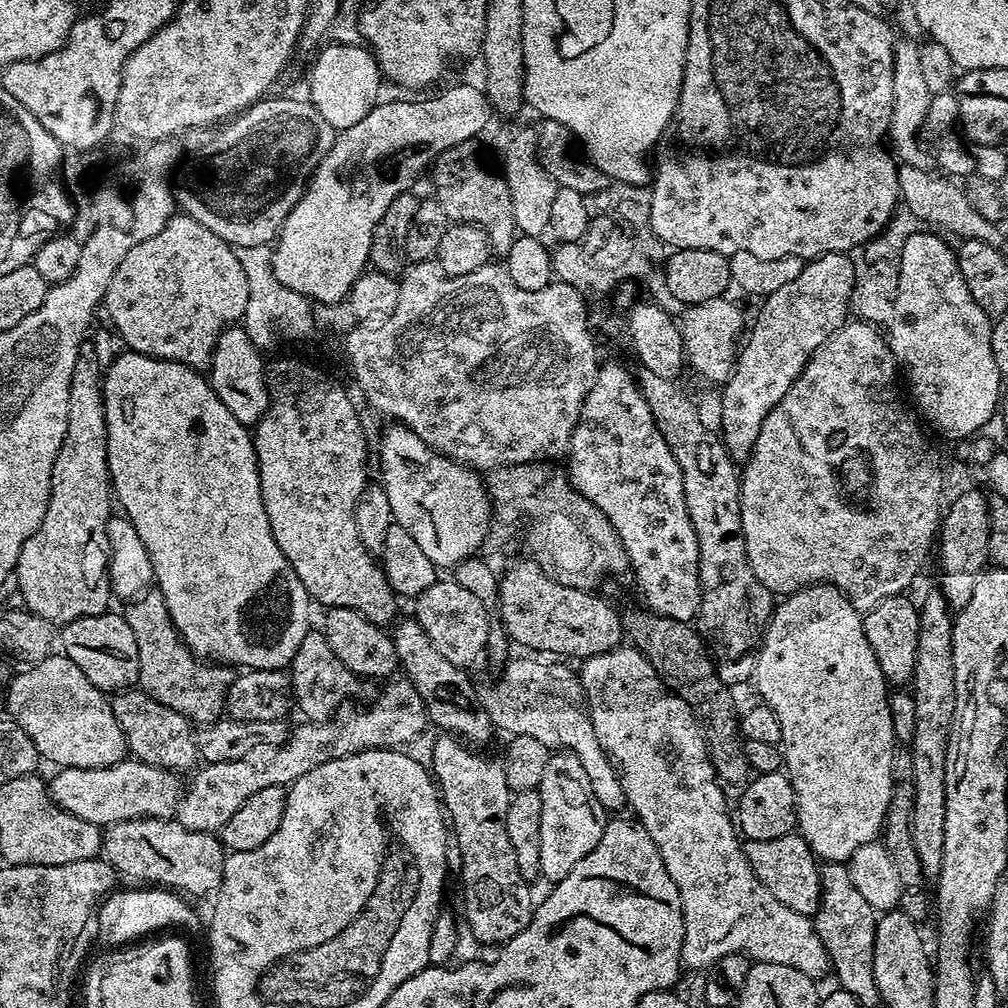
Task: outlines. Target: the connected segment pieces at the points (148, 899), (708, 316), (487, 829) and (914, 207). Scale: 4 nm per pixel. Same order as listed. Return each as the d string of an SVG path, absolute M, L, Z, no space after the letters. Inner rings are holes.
M128 886L125 892L113 890L100 901L96 913L96 935L99 943L128 944L147 932L159 928L192 928L196 924L196 912L187 904L179 891L164 886Z
M729 298L711 300L685 307L684 317L679 317L680 340L684 343L684 358L689 369L693 368L704 380L716 386L723 385L736 365L738 345L746 328L740 308Z
M447 734L437 735L430 771L450 821L454 844L460 847L460 884L464 887L467 931L487 946L503 946L530 926L534 899L529 881L522 878L506 835L506 810L514 793L509 790L504 761L479 756L479 751Z
M901 165L899 167L899 190L901 194L901 201L904 206L910 210L911 214L928 223L925 225L943 230L945 233L952 233L956 236L960 236L959 239L974 240L980 242L986 242L987 245L994 246L995 248L1003 249L1004 245L1004 234L1001 231L1000 224L994 224L989 219L983 218L982 214L979 214L978 210L974 206L970 205L970 200L967 196L967 191L960 185L956 186L954 183L946 180L947 177L932 176L931 171L925 168L910 167L908 165Z

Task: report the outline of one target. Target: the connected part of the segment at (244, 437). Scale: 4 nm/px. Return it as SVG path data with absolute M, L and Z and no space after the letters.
M131 350L121 351L121 356L113 362L112 365L107 365L106 371L103 373L104 381L104 413L106 414L106 434L108 435L108 478L112 485L114 500L117 505L122 507L123 515L134 522L134 530L138 530L138 535L142 538L142 543L146 546L149 552L150 562L153 564L153 574L155 576L155 587L162 594L162 598L168 607L170 618L174 622L174 626L180 631L180 637L185 644L192 649L193 655L205 662L215 662L220 666L237 666L244 670L253 668L278 668L281 670L287 669L291 665L294 654L298 654L298 646L300 645L300 637L305 636L310 631L308 624L308 616L304 612L300 612L300 608L304 608L310 604L310 597L306 586L302 586L302 582L298 578L298 574L294 574L294 570L289 566L288 560L282 554L282 550L278 550L278 542L274 542L274 534L270 530L270 518L266 518L266 506L262 506L262 490L260 489L260 475L258 474L258 462L256 461L256 447L252 444L253 433L242 422L238 422L238 418L234 418L234 414L230 414L230 410L226 410L226 406L222 406L222 398L218 398L218 394L214 394L211 383L207 379L204 380L197 369L179 364L173 360L159 360L153 356L146 354L138 354Z

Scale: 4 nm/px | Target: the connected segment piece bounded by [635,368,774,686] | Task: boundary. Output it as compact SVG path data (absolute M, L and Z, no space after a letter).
M640 368L635 373L636 383L640 386L642 398L646 398L646 406L650 406L650 414L654 414L654 422L666 438L666 446L674 454L678 462L678 470L682 474L682 490L686 498L686 510L690 514L690 522L694 526L694 534L698 538L698 574L700 575L700 609L696 612L694 627L710 645L710 651L716 661L716 673L722 682L729 686L740 684L743 680L751 681L756 670L756 658L753 653L759 649L764 630L768 627L774 611L774 594L758 582L754 570L746 554L746 542L742 534L742 514L740 513L740 477L737 461L728 455L723 440L715 431L704 425L696 404L679 388L679 383L670 378L662 378L658 374L650 374L650 370Z

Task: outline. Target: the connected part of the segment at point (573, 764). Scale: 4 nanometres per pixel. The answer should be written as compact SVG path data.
M556 750L546 762L546 770L542 773L542 782L538 789L542 798L542 847L540 875L548 882L566 878L598 842L602 842L604 827L610 819L609 813L594 798L594 786L590 786L590 778L586 778L586 770L582 770L582 762L572 752Z

